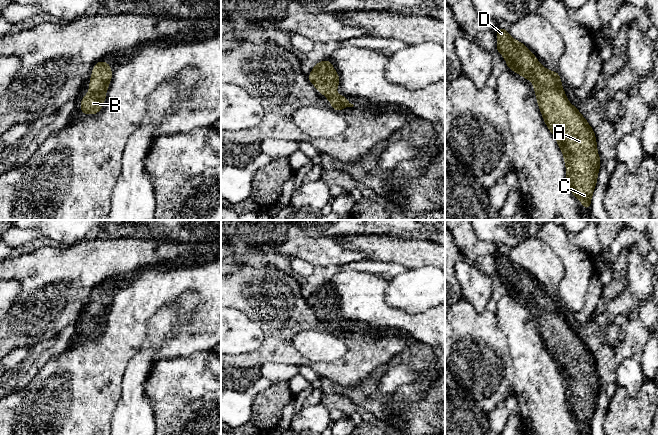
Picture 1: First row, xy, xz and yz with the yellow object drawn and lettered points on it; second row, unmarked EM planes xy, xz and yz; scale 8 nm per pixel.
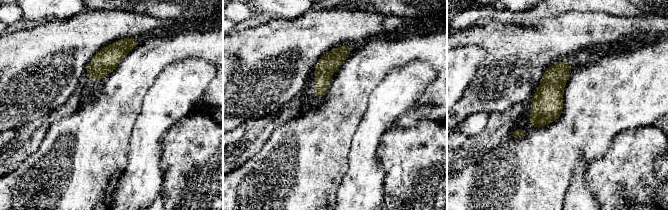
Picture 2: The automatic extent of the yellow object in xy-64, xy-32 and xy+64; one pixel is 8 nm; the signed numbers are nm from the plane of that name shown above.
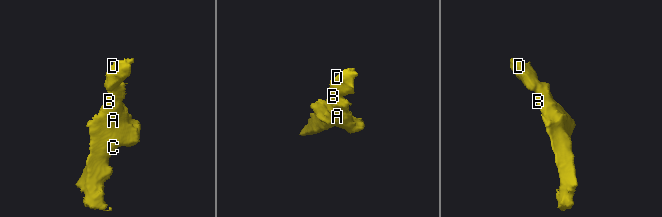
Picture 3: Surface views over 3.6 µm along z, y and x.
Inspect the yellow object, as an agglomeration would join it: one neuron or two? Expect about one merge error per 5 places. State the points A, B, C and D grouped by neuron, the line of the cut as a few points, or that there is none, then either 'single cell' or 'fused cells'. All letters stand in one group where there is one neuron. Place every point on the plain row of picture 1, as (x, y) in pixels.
A B C D; no cut; single cell

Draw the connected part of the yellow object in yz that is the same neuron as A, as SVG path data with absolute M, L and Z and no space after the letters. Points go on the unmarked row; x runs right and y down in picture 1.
M499 250L496 259L496 275L504 281L509 294L533 305L532 310L535 314L539 334L563 377L566 389L566 404L570 415L583 428L584 434L588 434L591 430L591 422L597 408L598 395L601 391L594 354L576 330L569 327L557 295L549 295L543 291L532 275L520 265L514 264L509 259L508 254L504 254Z

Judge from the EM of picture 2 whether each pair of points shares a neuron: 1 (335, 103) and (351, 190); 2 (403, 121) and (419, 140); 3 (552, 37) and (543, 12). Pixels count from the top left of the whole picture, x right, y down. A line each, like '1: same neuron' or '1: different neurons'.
1: different neurons
2: different neurons
3: different neurons

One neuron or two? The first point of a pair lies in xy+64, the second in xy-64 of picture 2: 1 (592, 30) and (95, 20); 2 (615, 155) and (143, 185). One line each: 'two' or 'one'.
1: one
2: two

